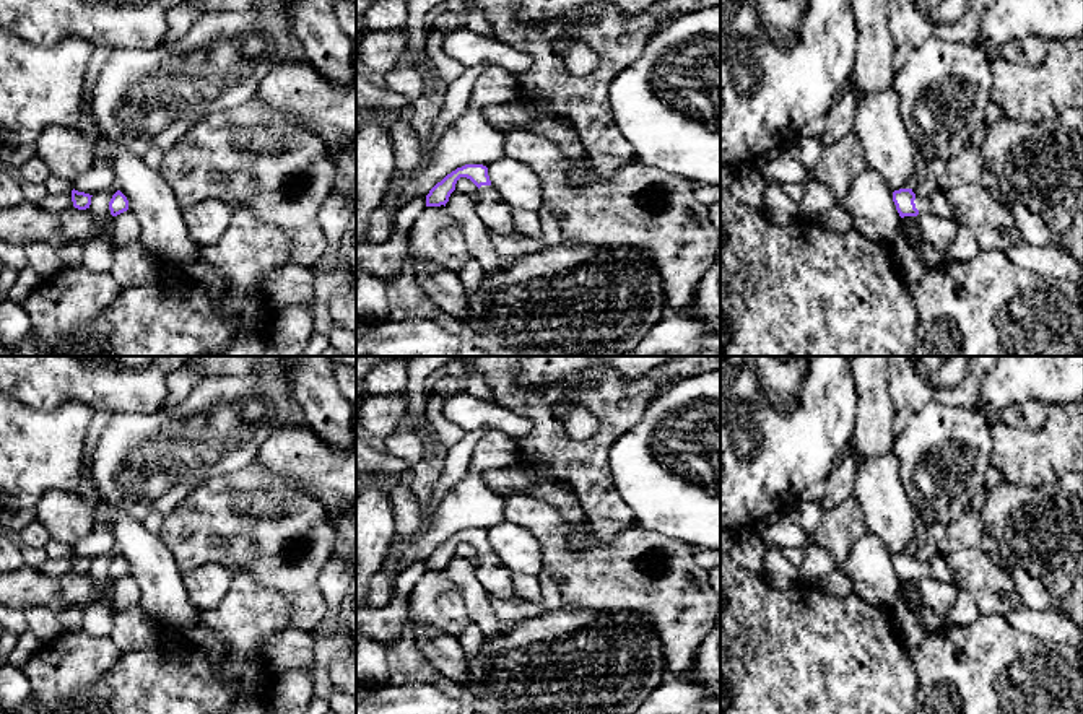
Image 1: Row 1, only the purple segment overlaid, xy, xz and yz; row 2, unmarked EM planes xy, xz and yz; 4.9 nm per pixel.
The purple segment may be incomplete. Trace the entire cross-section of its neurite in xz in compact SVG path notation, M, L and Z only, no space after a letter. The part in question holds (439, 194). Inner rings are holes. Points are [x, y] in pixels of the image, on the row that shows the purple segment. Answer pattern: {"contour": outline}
{"contour": "M465 164L447 174L426 195L426 207L441 207L449 202L450 194L460 177L470 179L478 187L475 197L476 213L489 233L517 233L512 221L512 208L504 202L499 192L491 185L488 168L483 164Z"}

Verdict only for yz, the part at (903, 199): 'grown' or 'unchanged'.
grown

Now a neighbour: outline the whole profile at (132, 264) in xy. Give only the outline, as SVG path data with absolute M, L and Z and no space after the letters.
M141 242L114 244L109 273L122 290L153 285L159 280L159 262Z

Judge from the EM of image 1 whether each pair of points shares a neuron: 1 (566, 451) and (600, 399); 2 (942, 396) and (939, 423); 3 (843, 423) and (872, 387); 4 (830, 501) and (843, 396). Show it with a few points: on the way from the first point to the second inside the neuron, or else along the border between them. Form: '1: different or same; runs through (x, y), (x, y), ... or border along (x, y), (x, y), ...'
1: same; runs through (584, 451), (605, 433), (605, 417)
2: different; border along (943, 405), (961, 405), (981, 412)
3: different; border along (852, 373), (856, 386), (856, 430), (849, 444)
4: different; border along (849, 451), (823, 480)

